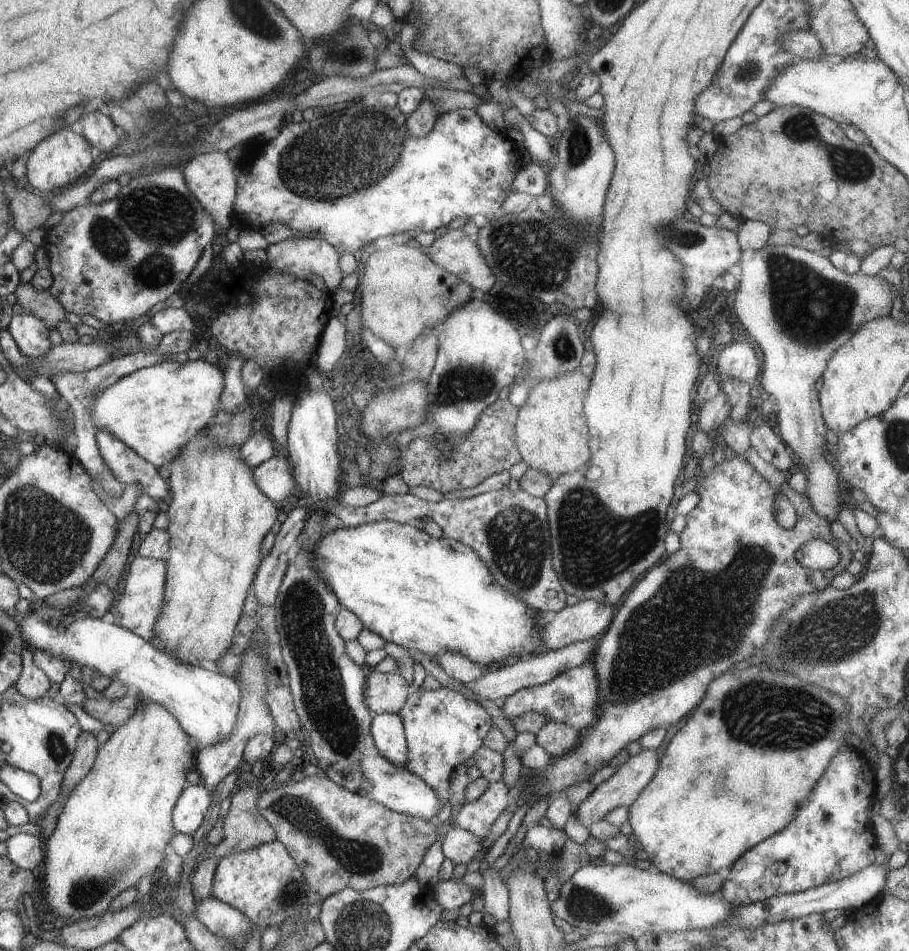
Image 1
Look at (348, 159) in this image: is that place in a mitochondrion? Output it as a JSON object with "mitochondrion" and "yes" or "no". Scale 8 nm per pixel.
{"mitochondrion":"yes"}

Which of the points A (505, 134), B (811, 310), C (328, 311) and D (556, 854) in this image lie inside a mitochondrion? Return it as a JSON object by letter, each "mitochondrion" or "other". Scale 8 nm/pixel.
{"A":"other","B":"mitochondrion","C":"other","D":"other"}

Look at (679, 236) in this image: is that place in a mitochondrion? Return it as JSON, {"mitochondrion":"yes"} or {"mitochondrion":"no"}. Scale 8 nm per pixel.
{"mitochondrion":"yes"}

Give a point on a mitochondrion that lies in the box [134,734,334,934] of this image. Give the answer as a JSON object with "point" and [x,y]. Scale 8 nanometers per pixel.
{"point":[288,899]}

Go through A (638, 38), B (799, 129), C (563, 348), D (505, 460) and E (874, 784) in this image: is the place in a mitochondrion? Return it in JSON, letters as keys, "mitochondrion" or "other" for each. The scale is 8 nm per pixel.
{"A":"other","B":"mitochondrion","C":"mitochondrion","D":"other","E":"other"}

